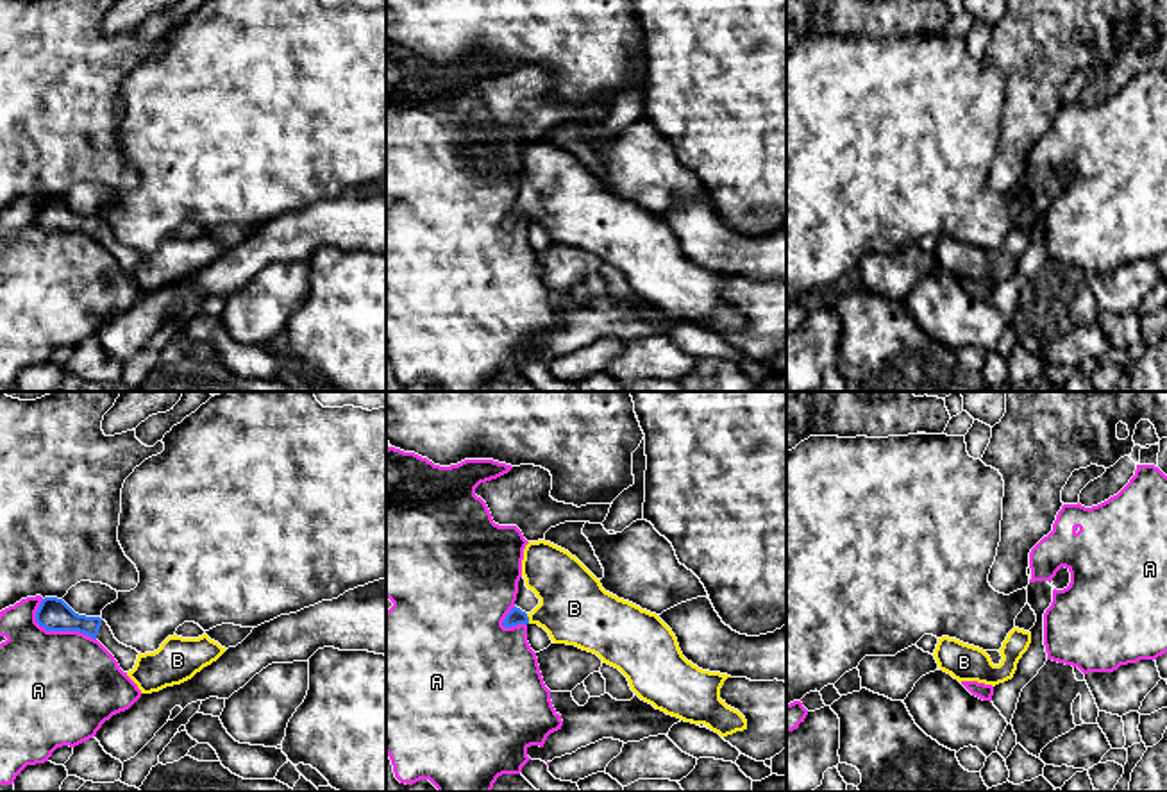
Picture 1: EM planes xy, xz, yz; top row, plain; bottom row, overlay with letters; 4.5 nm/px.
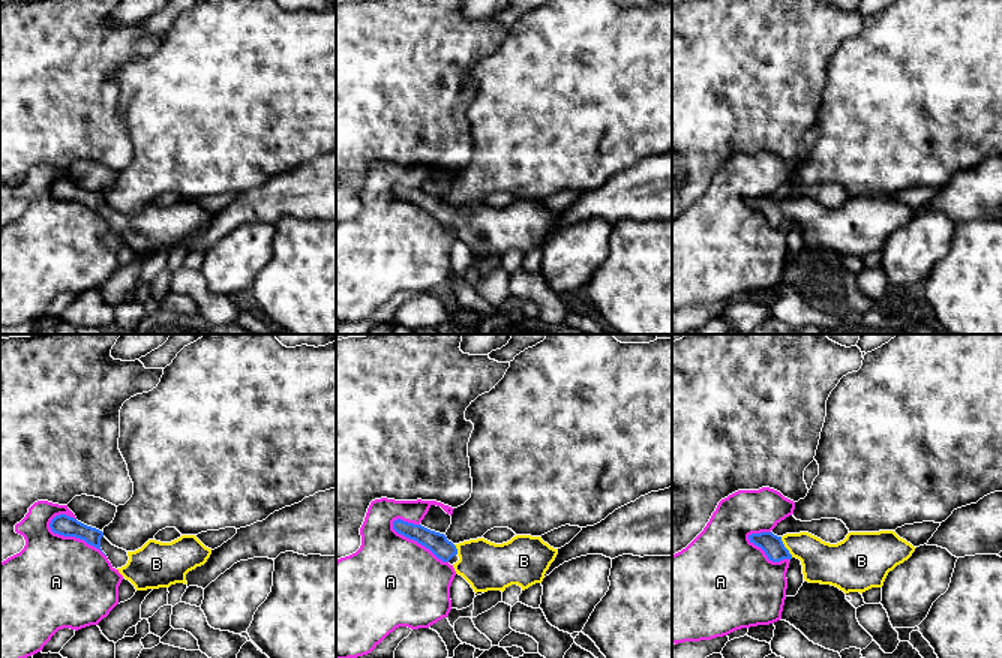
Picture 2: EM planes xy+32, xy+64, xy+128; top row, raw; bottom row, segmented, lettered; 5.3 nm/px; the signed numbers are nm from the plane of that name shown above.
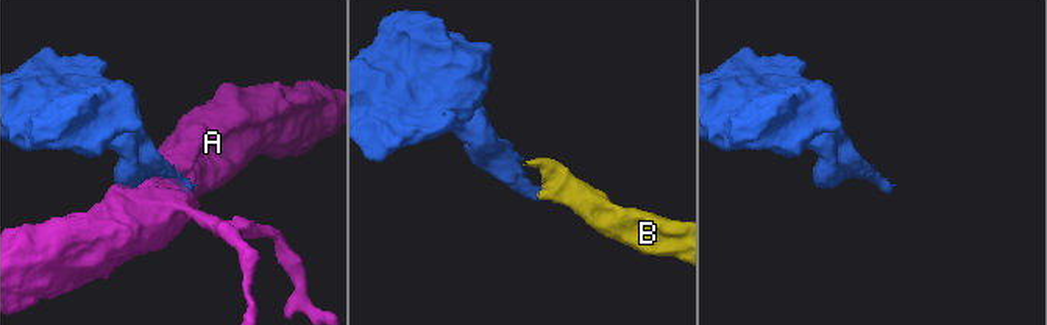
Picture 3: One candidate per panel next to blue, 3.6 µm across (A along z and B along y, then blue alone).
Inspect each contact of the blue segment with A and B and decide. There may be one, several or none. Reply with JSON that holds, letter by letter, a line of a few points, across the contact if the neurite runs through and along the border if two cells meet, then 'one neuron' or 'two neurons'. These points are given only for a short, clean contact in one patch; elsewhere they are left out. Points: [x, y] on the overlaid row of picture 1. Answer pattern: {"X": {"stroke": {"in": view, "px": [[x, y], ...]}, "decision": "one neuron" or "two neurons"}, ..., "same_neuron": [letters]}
{"A": {"decision": "two neurons"}, "B": {"stroke": {"in": "xz", "px": [[515, 617], [528, 619], [574, 608]]}, "decision": "one neuron"}, "same_neuron": ["B"]}

